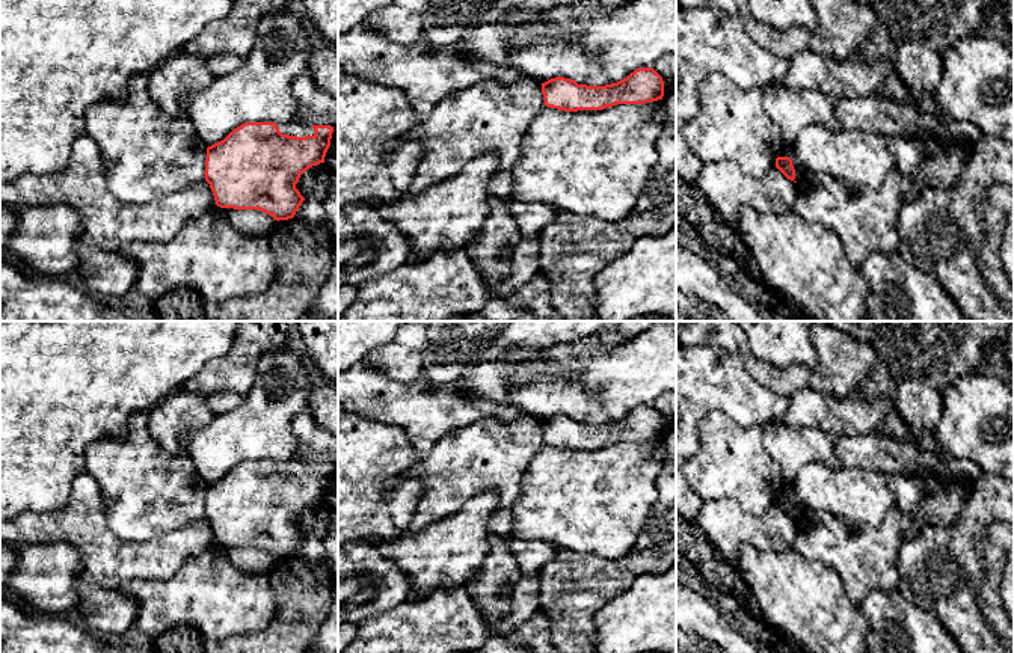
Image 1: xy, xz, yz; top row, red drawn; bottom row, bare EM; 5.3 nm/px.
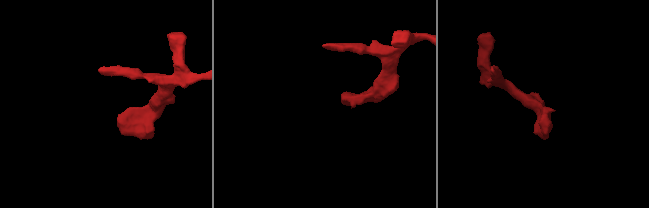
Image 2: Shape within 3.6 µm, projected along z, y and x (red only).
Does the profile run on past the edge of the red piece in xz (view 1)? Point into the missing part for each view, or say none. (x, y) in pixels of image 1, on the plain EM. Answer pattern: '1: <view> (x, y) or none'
1: none

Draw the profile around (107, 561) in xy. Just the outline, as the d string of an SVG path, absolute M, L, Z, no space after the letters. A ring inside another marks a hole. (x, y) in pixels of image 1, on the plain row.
M78 474L69 501L56 511L27 511L0 522L0 543L66 543L81 555L81 582L122 590L136 579L171 579L192 556L216 543L210 522L202 517L145 541L122 540L107 526L106 501L97 480Z

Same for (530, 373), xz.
M536 357L531 362L518 366L512 374L512 382L515 385L536 383L537 380L546 377L566 379L570 374L572 371L567 368L548 368L542 357Z

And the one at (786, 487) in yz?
M783 481L783 484L779 487L777 495L789 495L792 498L792 504L795 507L795 517L798 520L800 514L804 511L803 504L800 502L794 483Z

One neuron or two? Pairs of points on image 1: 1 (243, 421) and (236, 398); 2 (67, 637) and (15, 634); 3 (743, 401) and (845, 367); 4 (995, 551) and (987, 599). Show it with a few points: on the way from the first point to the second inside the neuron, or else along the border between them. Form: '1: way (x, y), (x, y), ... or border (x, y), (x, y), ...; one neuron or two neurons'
1: border (245, 395), (240, 404), (216, 415); two neurons
2: way (55, 637), (27, 637); one neuron
3: border (744, 367), (756, 382), (789, 398); two neurons
4: way (993, 563), (990, 587); one neuron

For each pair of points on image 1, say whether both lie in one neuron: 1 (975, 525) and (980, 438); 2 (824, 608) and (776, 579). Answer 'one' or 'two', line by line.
1: two
2: one

